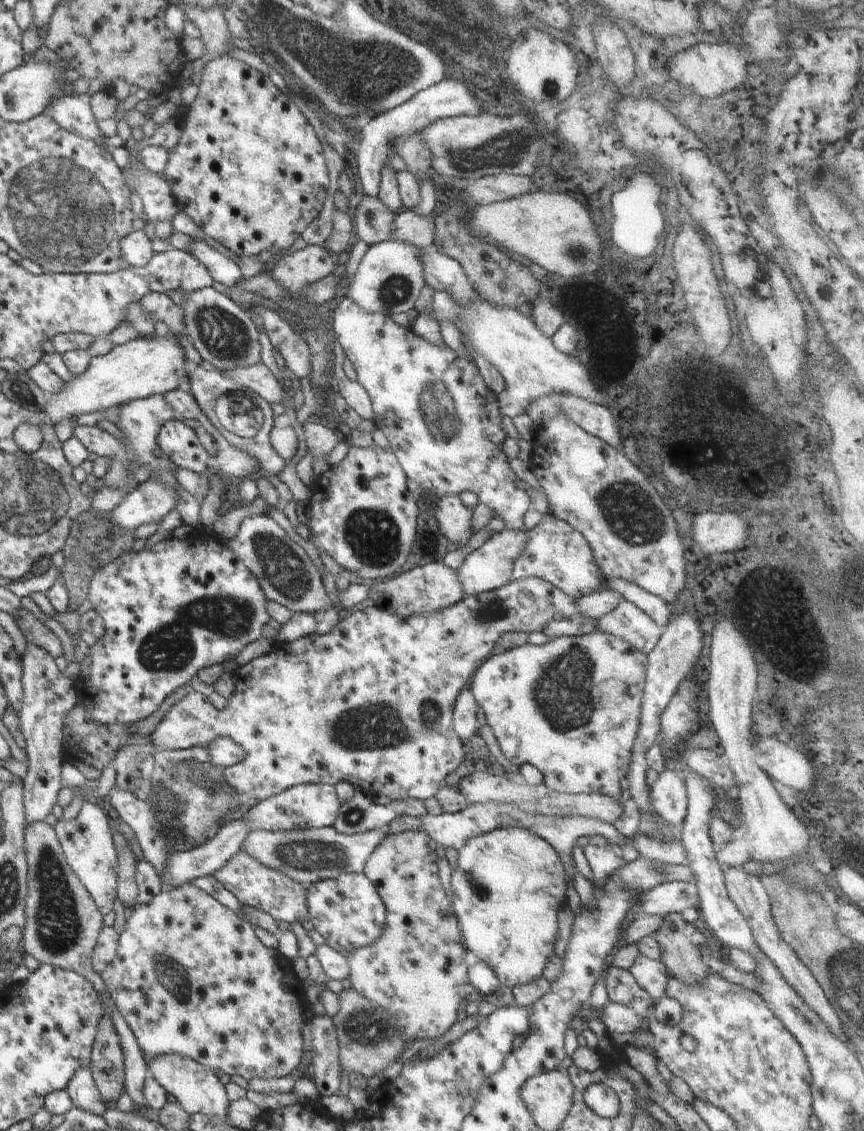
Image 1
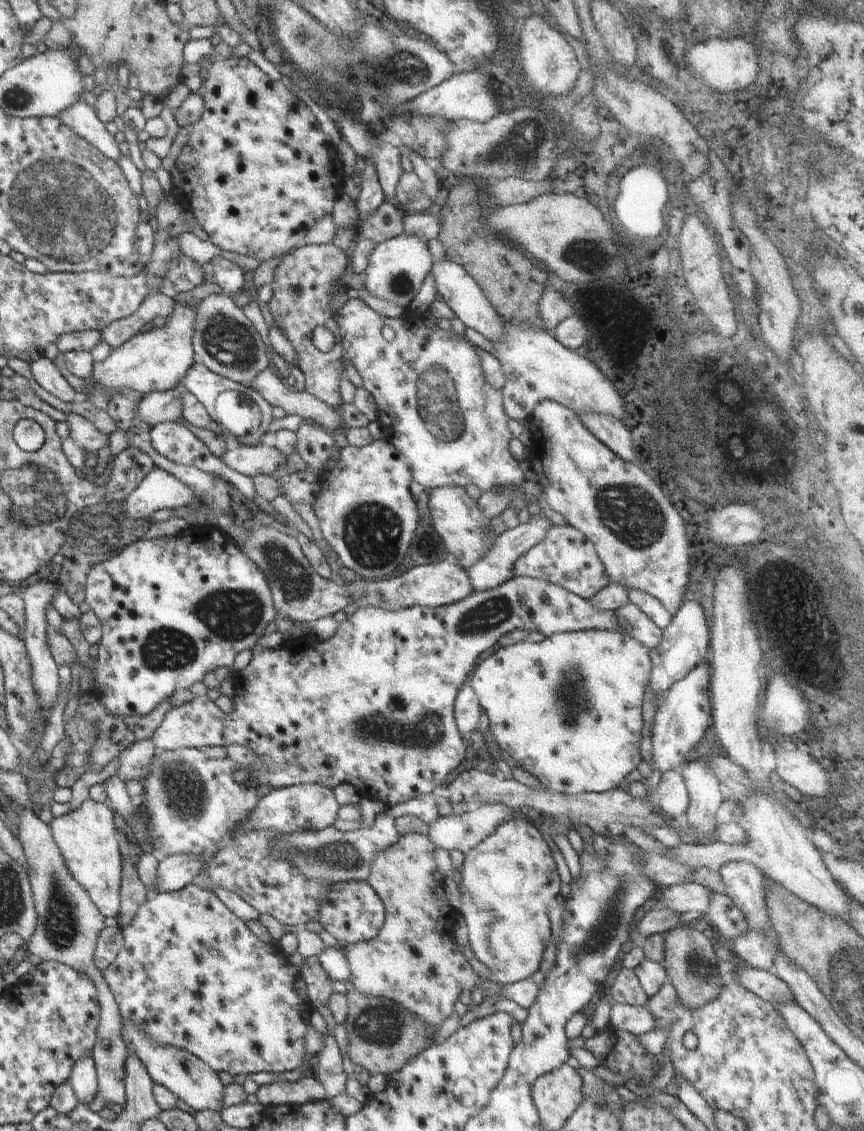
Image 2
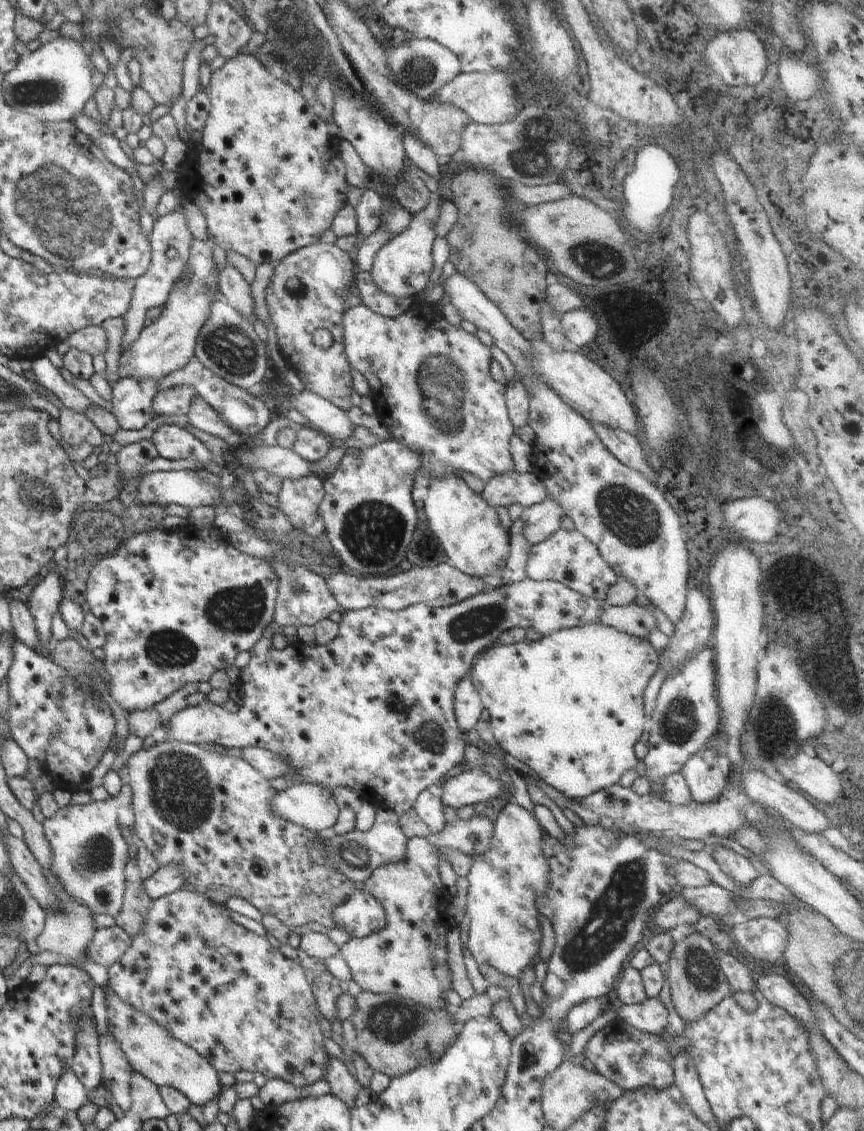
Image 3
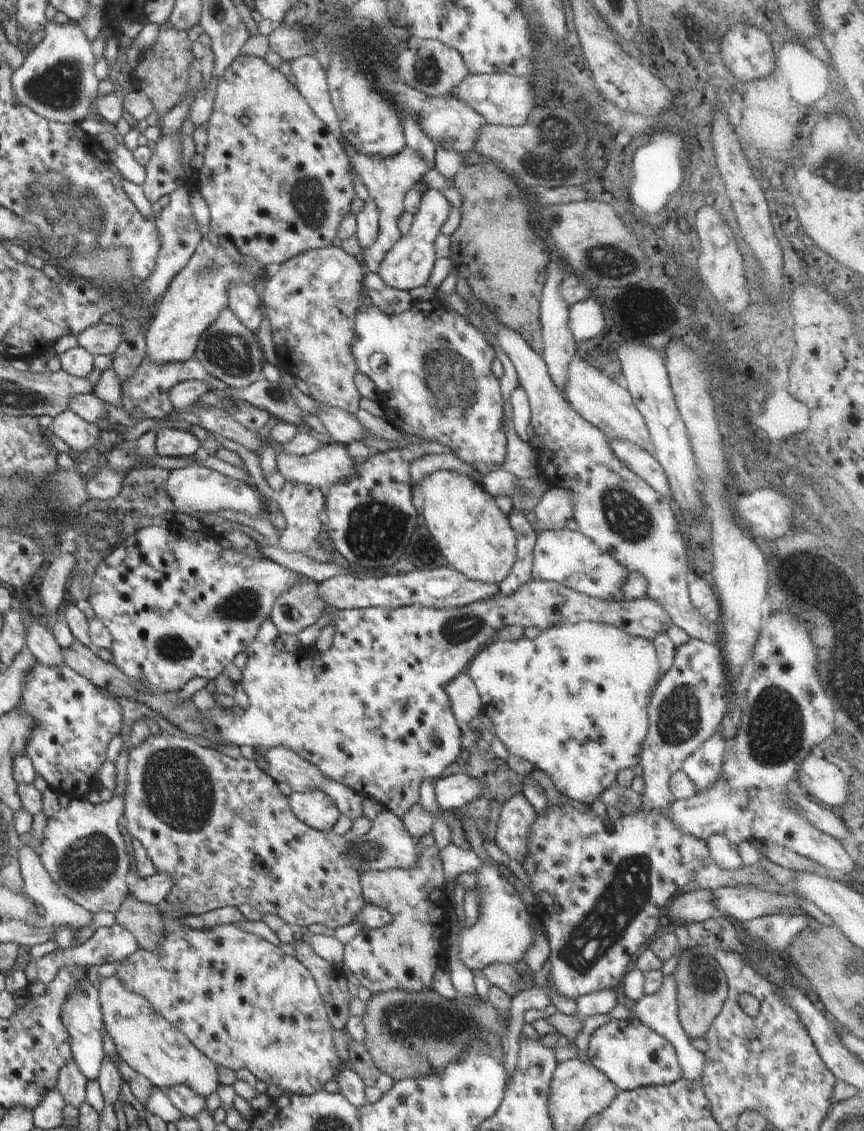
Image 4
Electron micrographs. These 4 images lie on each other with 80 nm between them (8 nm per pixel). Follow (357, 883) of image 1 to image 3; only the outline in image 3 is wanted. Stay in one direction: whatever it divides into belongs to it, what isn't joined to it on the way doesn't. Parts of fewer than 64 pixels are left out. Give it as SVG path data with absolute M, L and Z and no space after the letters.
M359 885L338 908L332 918L336 927L344 928L350 938L364 939L386 927L387 916L382 904Z

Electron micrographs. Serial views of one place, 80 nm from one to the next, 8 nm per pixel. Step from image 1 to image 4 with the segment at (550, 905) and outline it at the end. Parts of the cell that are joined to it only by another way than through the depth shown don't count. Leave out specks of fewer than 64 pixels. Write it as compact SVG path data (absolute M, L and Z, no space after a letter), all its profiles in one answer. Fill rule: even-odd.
M520 793L505 799L498 816L494 844L509 858L524 866L524 858L528 852L530 824L537 814L525 796ZM494 860L490 863L482 861L482 868L476 872L477 883L474 892L478 899L478 921L471 928L464 928L460 938L460 954L458 958L470 971L481 972L482 968L493 963L509 964L522 962L526 950L534 940L534 932L530 928L531 910L522 901L514 884L508 879L512 872L506 865Z

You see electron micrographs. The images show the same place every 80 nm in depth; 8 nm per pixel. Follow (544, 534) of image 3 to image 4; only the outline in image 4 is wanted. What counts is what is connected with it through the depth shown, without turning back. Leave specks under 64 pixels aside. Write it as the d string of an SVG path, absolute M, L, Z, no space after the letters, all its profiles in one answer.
M549 488L532 510L535 516L534 524L532 523L534 532L540 536L540 532L565 529L568 520L573 518L572 508L574 508L574 500L570 490Z

